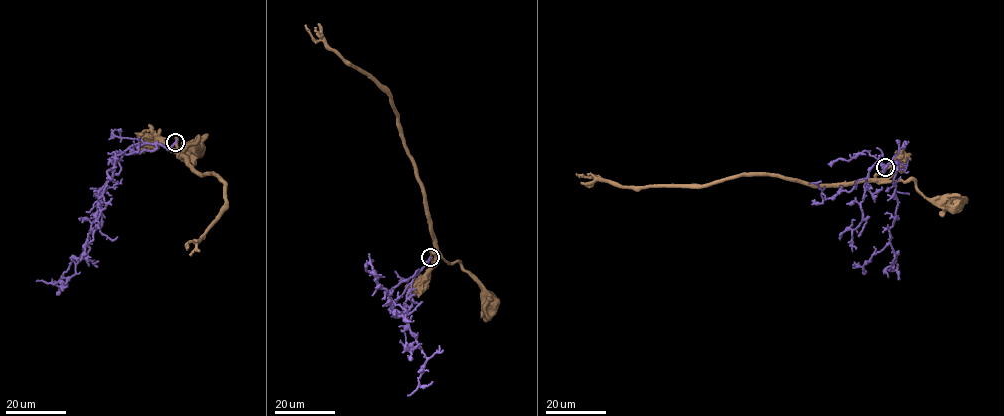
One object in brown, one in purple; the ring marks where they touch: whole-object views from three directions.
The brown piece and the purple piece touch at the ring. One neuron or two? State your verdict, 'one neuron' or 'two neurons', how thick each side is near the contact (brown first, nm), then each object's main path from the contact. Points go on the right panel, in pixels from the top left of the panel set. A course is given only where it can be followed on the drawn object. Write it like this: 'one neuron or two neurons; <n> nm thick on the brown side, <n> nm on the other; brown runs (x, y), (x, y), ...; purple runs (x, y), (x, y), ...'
two neurons; 320 nm thick on the brown side, 300 nm on the other; brown runs (885, 168), (875, 179), (894, 182), (900, 179), (906, 182), (912, 179), (916, 189), (940, 205), (958, 202); purple runs (885, 167), (897, 160), (896, 218), (889, 229), (896, 255), (889, 270), (898, 272), (899, 279)

